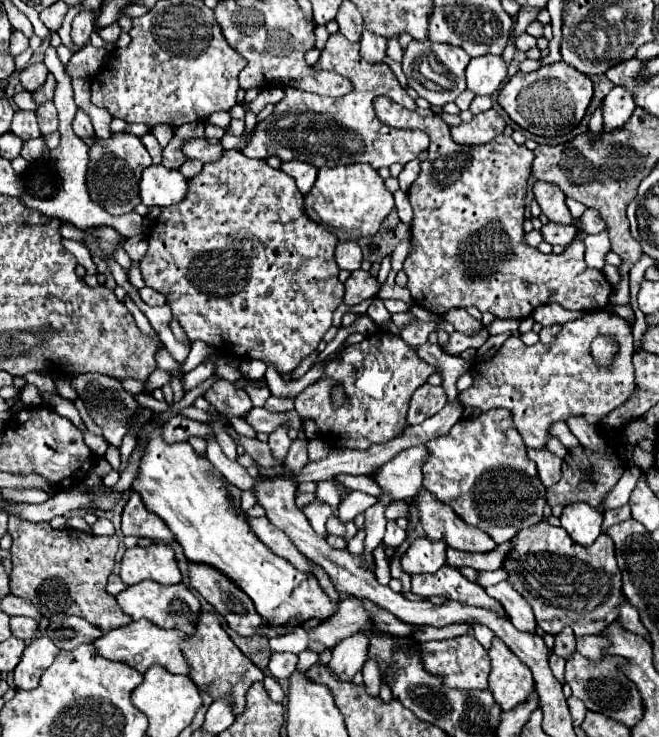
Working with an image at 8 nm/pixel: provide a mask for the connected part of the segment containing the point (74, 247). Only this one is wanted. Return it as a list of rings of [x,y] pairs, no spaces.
[[[63,239],[63,247],[65,247],[65,249],[69,249],[69,251],[75,255],[77,263],[79,263],[79,265],[83,265],[83,267],[87,269],[87,273],[91,273],[91,275],[95,275],[95,273],[97,273],[97,271],[95,271],[95,263],[91,261],[91,255],[89,255],[89,251],[87,251],[87,247],[85,247],[85,245],[81,245],[81,243],[77,243],[77,241]]]

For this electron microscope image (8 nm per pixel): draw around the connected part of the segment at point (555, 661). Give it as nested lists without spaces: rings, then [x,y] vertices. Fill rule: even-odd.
[[[553,653],[553,655],[551,655],[551,659],[549,659],[549,667],[551,667],[553,675],[557,677],[557,681],[565,683],[565,679],[563,679],[563,671],[565,671],[565,659]]]

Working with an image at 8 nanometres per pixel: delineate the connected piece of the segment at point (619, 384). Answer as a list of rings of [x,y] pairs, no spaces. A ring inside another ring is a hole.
[[[605,311],[587,313],[577,321],[565,323],[549,345],[537,343],[529,347],[519,337],[509,337],[493,359],[471,365],[473,385],[461,393],[461,401],[467,407],[477,407],[481,411],[493,407],[511,411],[525,445],[539,449],[545,447],[549,427],[555,421],[583,415],[587,423],[597,425],[603,415],[627,401],[635,389],[631,357],[633,337],[627,321],[617,315],[607,315]],[[607,333],[615,335],[619,351],[609,367],[599,367],[595,359],[591,359],[591,339]]]

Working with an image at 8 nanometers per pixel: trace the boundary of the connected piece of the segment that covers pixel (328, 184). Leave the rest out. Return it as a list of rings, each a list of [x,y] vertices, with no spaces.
[[[367,163],[319,169],[315,185],[303,197],[307,215],[315,223],[327,227],[327,231],[331,233],[335,231],[339,241],[359,239],[363,235],[375,235],[383,219],[393,209],[393,195],[387,191],[379,173]]]

